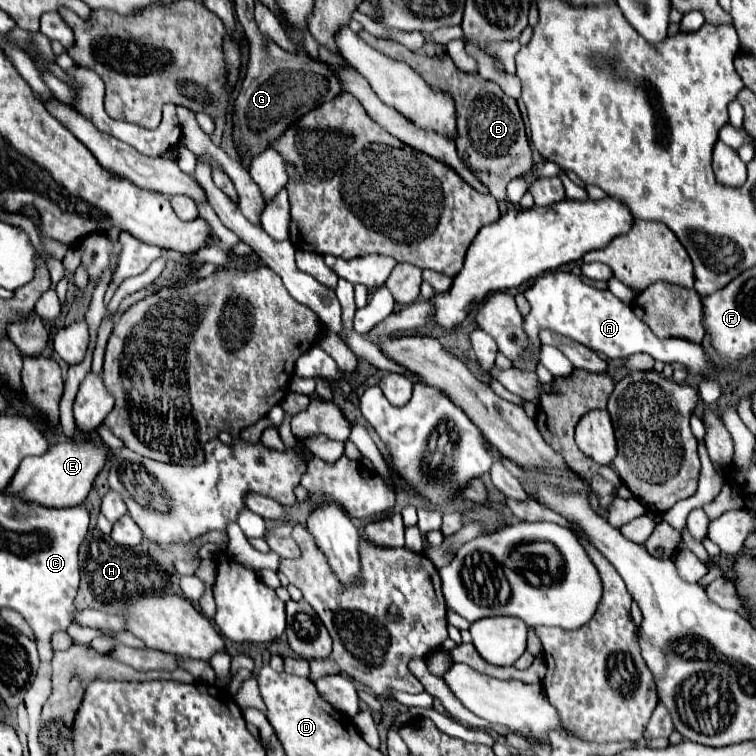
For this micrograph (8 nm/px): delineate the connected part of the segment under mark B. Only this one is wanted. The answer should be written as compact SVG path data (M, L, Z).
M365 29L357 33L367 45L373 49L381 51L383 55L403 61L409 67L413 67L431 87L437 87L441 91L451 93L457 105L457 131L459 137L455 139L457 153L461 161L471 169L471 173L489 189L489 193L497 201L505 201L505 187L511 179L527 173L535 163L531 155L531 145L525 135L525 123L521 119L521 111L517 107L517 99L509 97L503 93L503 89L493 83L483 79L477 73L465 73L455 67L451 57L439 55L439 57L427 57L427 55L417 55L403 47L401 43L387 41L387 39L377 39Z

